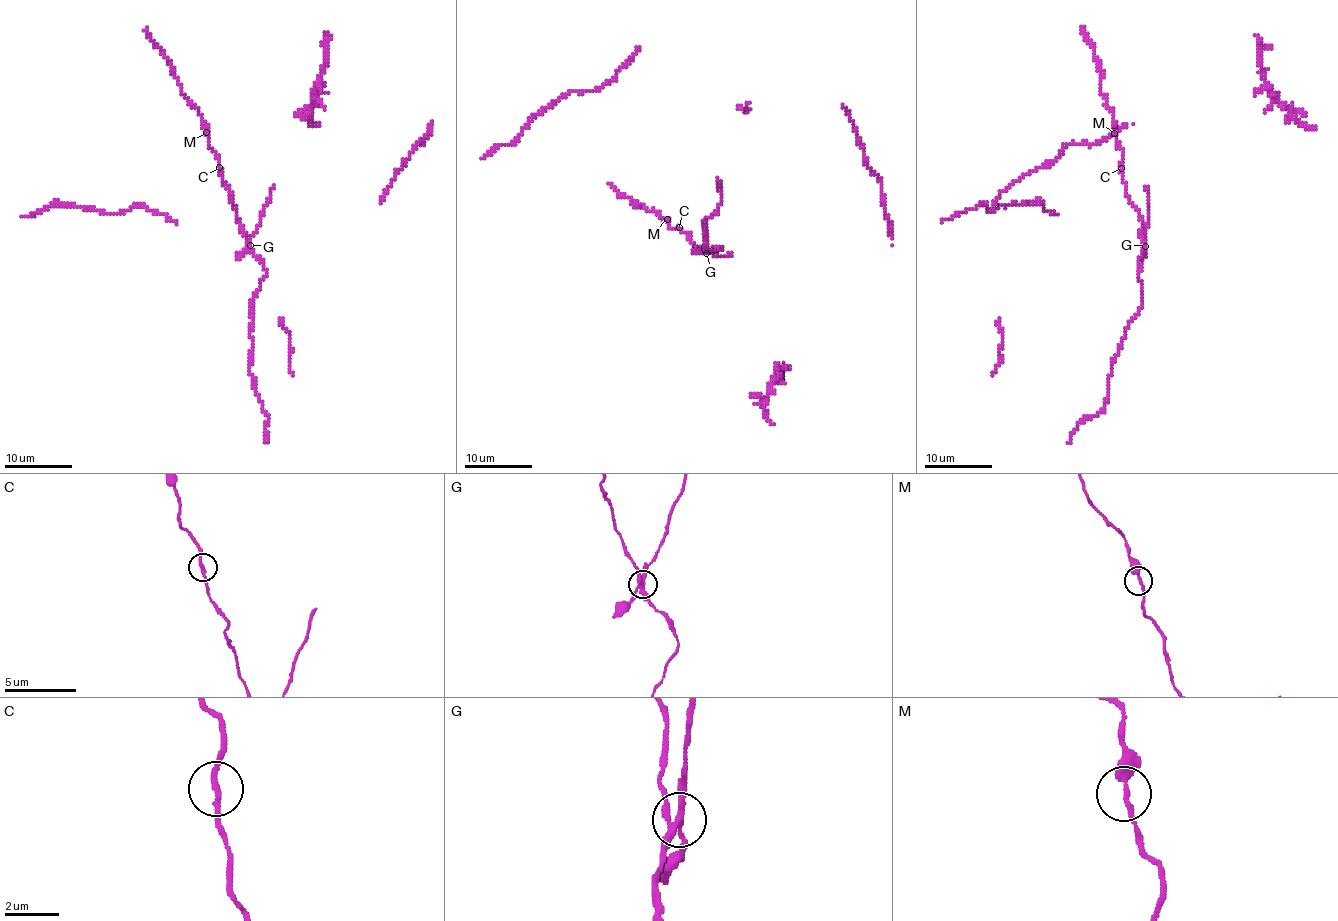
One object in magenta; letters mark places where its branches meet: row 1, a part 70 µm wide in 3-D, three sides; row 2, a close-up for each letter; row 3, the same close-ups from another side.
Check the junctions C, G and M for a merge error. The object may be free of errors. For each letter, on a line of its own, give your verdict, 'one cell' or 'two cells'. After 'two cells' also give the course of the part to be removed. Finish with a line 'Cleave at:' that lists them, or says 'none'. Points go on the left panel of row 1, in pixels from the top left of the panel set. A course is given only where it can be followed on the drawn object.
C: one cell
G: two cells; course (249, 245), (273, 186)
M: one cell
Cleave at: G

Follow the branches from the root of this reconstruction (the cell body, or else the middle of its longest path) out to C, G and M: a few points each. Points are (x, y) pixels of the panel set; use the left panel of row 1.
C: (268, 421), (250, 372), (251, 306), (266, 275), (266, 269), (249, 245), (220, 168)
G: (268, 421), (250, 372), (251, 306), (266, 275), (266, 269), (249, 245)
M: (268, 421), (250, 372), (251, 306), (266, 269), (252, 252), (237, 218), (206, 132)

